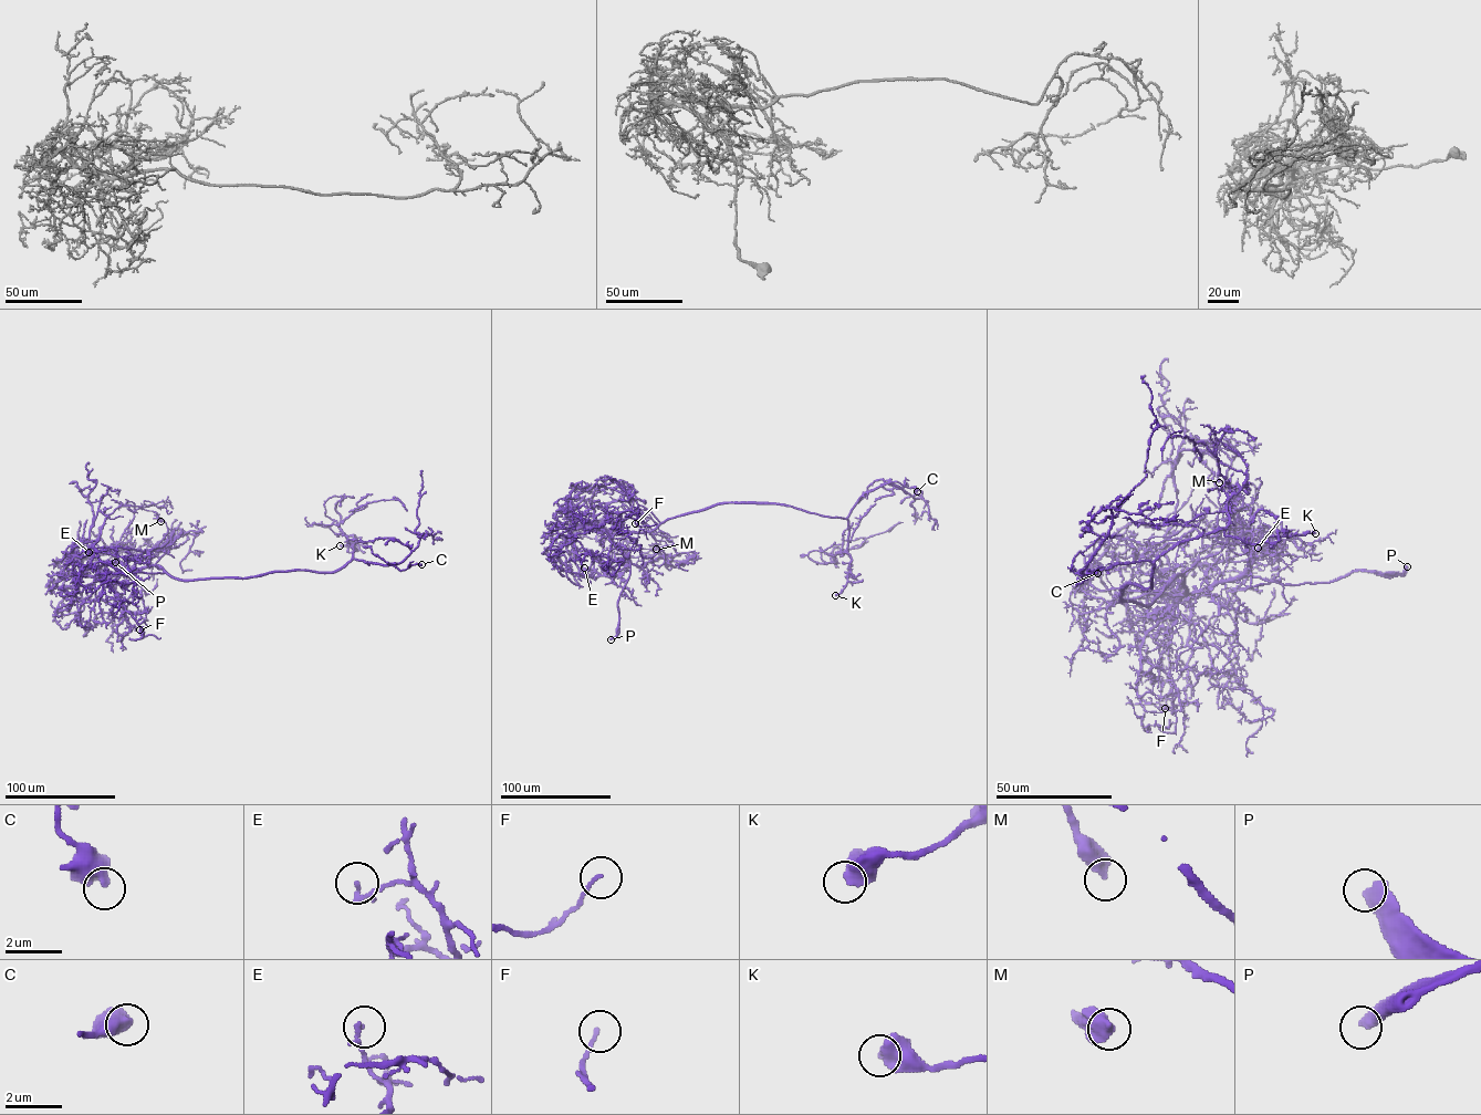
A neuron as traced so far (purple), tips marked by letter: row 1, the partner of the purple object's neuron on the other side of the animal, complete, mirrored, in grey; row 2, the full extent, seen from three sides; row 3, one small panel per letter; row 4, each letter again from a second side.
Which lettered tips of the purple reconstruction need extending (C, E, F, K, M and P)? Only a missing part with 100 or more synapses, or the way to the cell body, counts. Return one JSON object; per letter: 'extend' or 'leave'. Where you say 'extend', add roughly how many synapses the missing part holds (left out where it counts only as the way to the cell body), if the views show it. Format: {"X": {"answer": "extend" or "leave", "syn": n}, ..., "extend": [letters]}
{"C": {"answer": "leave"}, "E": {"answer": "leave"}, "F": {"answer": "leave"}, "K": {"answer": "leave"}, "M": {"answer": "leave"}, "P": {"answer": "extend"}, "extend": ["P"]}

